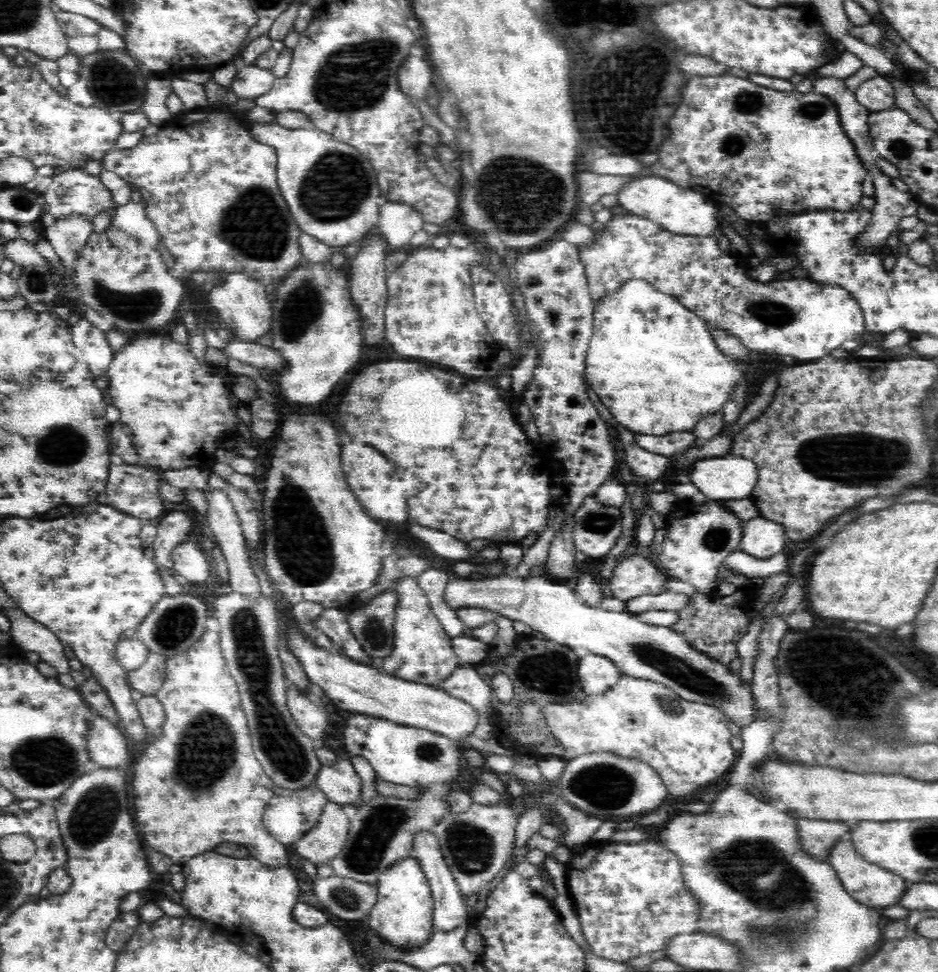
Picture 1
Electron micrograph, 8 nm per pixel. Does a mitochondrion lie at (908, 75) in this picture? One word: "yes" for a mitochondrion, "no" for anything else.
no

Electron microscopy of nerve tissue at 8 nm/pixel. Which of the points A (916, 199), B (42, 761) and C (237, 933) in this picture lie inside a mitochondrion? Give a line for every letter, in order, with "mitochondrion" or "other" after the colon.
A: other
B: mitochondrion
C: other

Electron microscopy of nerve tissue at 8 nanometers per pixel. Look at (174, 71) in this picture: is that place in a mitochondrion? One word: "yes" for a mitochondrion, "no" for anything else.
no

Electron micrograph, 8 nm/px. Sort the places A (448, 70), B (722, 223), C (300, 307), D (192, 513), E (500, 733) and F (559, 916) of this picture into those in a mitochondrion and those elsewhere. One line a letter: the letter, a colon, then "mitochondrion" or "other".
A: other
B: other
C: mitochondrion
D: other
E: other
F: other

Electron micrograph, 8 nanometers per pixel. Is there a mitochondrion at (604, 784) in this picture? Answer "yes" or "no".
yes

